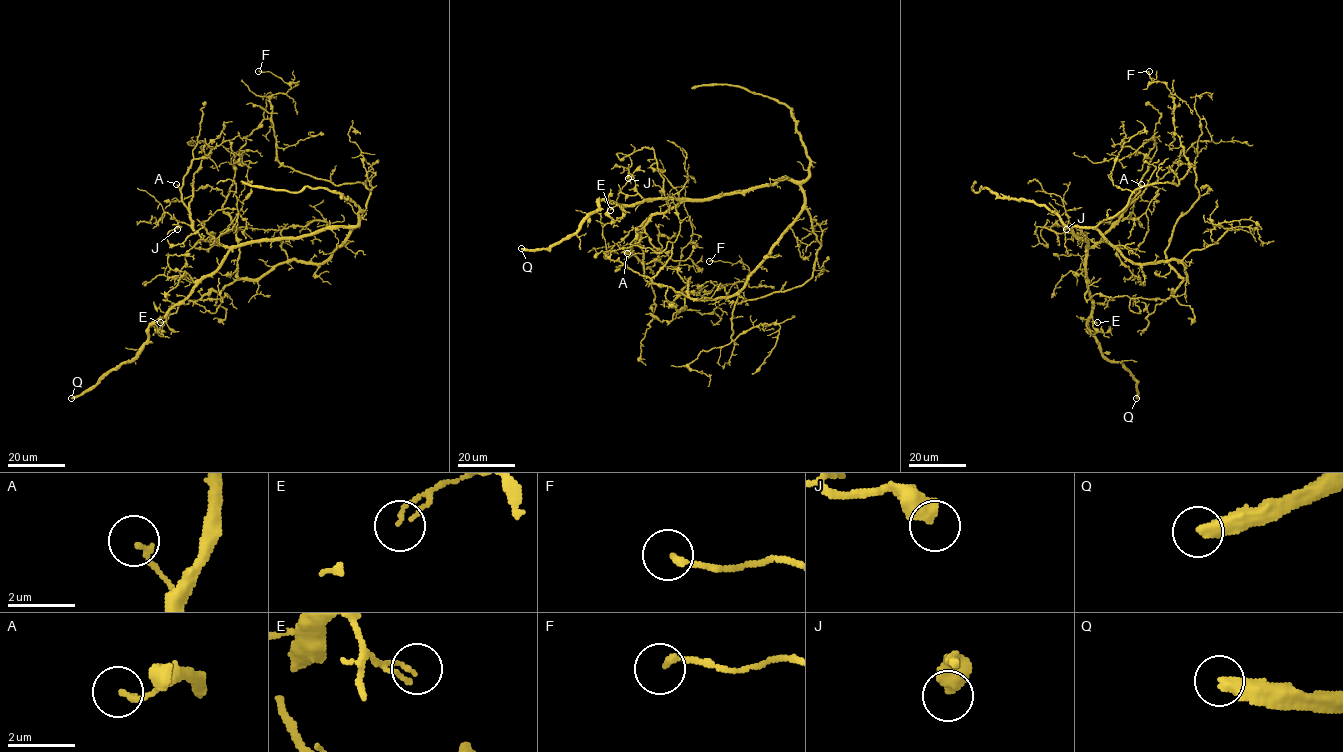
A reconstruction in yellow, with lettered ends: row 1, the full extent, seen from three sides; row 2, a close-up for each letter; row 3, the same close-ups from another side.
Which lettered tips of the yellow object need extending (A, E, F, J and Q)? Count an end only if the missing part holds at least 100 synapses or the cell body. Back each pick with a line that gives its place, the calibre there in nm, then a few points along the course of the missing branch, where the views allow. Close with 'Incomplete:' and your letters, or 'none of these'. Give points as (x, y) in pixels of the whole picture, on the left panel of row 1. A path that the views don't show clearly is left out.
Q: (71, 398) | 400 nm
Incomplete: Q

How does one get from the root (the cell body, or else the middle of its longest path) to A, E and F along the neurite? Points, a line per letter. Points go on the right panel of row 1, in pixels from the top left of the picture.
A: (1094, 229), (1066, 226), (1092, 246), (1119, 219), (1141, 184)
E: (1094, 229), (1066, 226), (1086, 242), (1086, 287), (1092, 301), (1092, 320), (1097, 322)
F: (1094, 229), (1136, 189), (1177, 185), (1190, 168), (1174, 97), (1163, 82), (1149, 83), (1149, 71)

